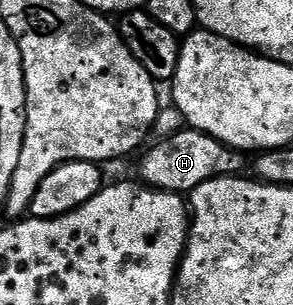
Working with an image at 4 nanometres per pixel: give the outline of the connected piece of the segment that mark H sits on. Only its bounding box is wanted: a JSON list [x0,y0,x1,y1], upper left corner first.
[138,129,249,193]

